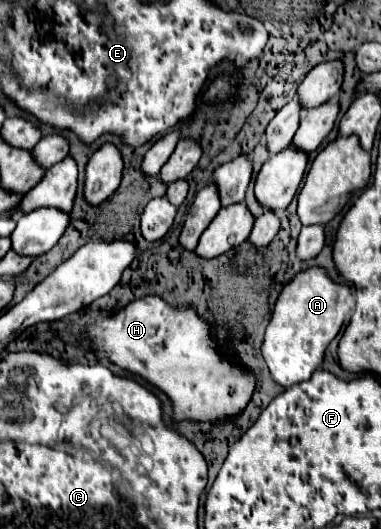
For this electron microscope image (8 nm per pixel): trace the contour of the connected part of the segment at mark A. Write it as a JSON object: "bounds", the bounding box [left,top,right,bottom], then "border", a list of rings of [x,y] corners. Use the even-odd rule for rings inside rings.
{"bounds":[262,268,354,388],"border":[[[308,268],[288,282],[274,306],[272,320],[262,342],[262,356],[276,384],[290,388],[312,378],[324,360],[326,346],[336,338],[344,320],[352,314],[354,292],[350,284],[332,282],[322,268]]]}

